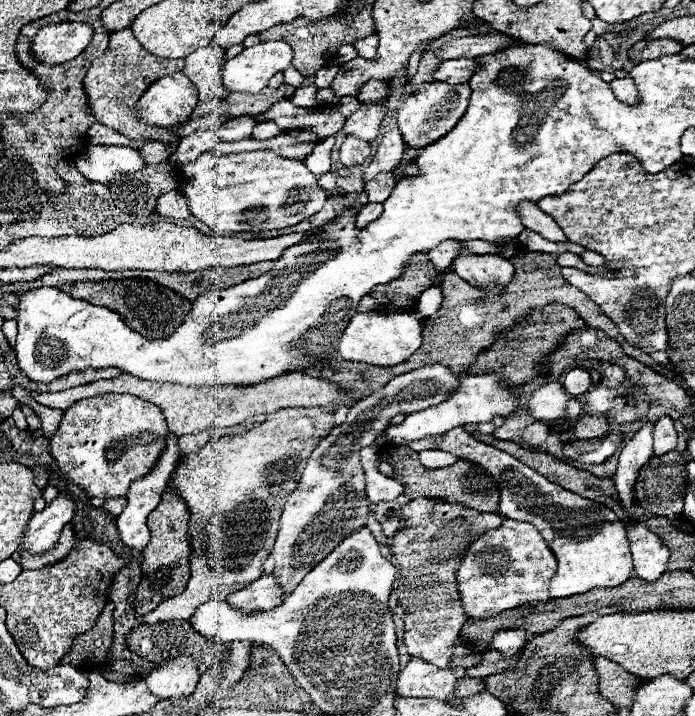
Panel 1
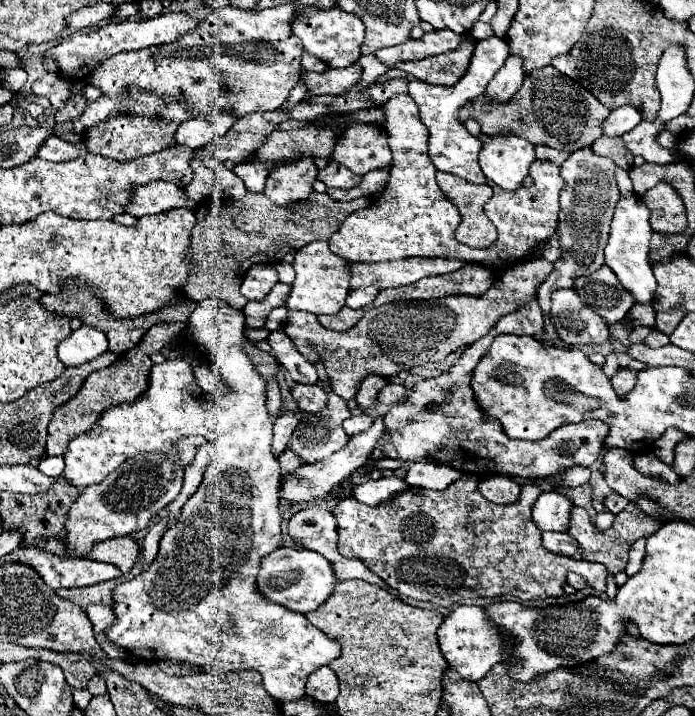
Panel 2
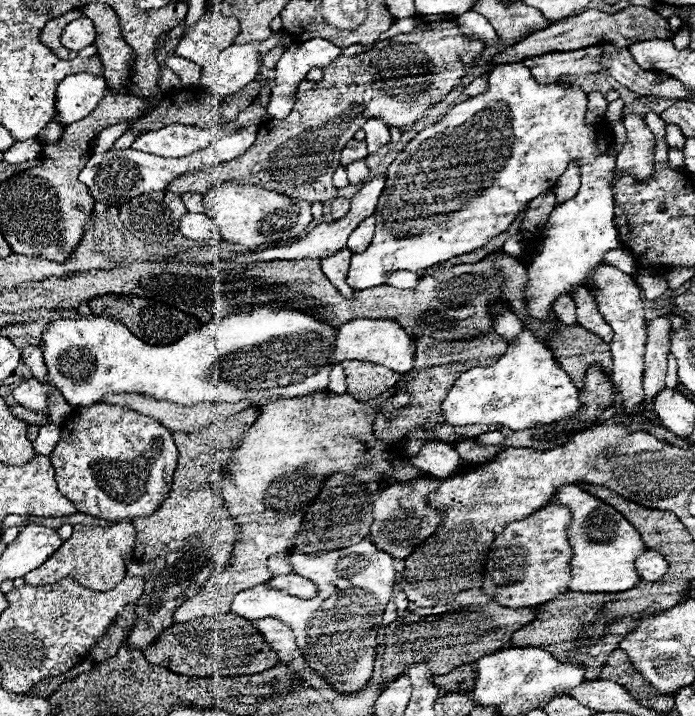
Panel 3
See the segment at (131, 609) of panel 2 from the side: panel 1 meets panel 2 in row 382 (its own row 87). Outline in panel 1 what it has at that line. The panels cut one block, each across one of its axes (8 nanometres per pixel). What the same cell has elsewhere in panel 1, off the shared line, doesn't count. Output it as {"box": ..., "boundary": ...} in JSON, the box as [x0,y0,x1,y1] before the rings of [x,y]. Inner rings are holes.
{"box":[136,40,292,128],"boundary":[[[280,40],[260,42],[228,60],[224,66],[224,84],[232,92],[258,92],[268,86],[268,80],[276,72],[284,72],[290,60],[292,50],[288,44]],[[182,72],[164,76],[148,86],[136,102],[140,122],[156,128],[172,128],[190,120],[198,104],[198,90]]]}

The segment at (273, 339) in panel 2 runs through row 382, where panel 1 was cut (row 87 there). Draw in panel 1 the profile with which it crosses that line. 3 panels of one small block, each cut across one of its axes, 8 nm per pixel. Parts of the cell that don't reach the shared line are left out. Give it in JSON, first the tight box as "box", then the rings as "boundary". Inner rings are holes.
{"box":[290,78,318,108],"boundary":[[[306,78],[306,84],[294,90],[294,96],[290,98],[290,102],[296,102],[296,106],[304,106],[304,108],[316,108],[318,102],[316,102],[314,78]]]}

